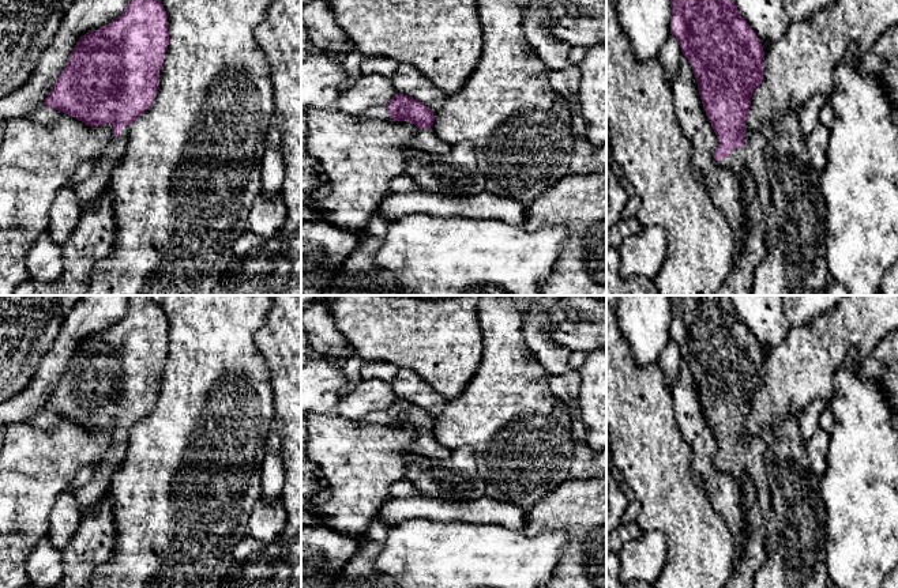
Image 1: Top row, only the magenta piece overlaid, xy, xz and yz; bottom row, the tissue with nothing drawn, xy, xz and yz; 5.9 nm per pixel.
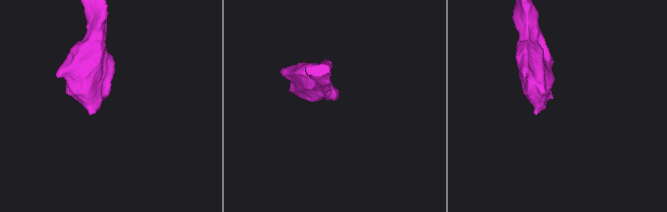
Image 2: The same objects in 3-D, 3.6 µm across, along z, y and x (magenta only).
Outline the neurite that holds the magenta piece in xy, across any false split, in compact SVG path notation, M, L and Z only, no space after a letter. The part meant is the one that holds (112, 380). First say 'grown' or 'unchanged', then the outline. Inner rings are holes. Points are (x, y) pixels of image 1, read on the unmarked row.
grown; M129 295L127 312L119 323L79 343L67 370L45 403L42 410L75 422L86 430L110 427L113 431L113 442L95 464L91 480L75 490L82 513L94 512L110 493L112 476L127 457L128 430L151 411L157 400L168 350L168 320L161 305L149 295Z

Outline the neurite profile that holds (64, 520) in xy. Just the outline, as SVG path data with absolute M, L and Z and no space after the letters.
M63 491L56 500L50 514L50 528L48 531L50 543L63 551L76 532L80 520L82 512L75 491Z

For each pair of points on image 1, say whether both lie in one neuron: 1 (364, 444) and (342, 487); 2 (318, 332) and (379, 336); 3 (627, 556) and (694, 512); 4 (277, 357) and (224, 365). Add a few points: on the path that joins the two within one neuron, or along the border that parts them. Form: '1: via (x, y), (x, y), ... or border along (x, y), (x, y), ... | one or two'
1: via (364, 455), (360, 470), (353, 477) | one
2: border along (329, 309), (334, 327), (350, 345) | two
3: border along (642, 528), (664, 535), (664, 564) | two
4: border along (260, 327), (254, 343), (267, 366), (273, 389) | two

